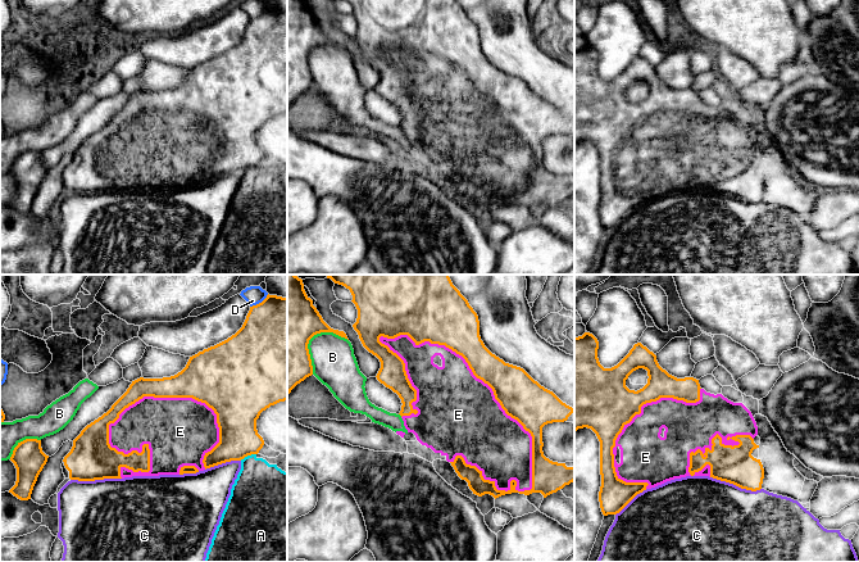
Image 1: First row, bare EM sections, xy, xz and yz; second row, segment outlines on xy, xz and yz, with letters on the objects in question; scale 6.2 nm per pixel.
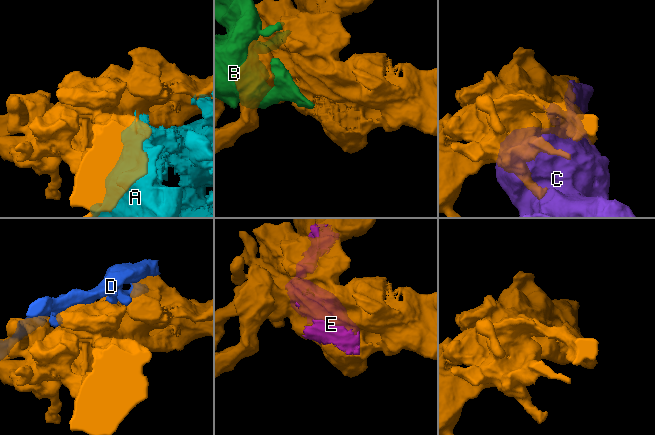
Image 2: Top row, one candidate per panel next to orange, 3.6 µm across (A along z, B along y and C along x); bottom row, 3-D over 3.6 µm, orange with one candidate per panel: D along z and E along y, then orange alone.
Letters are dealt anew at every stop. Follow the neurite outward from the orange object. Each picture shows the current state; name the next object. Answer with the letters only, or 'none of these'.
E

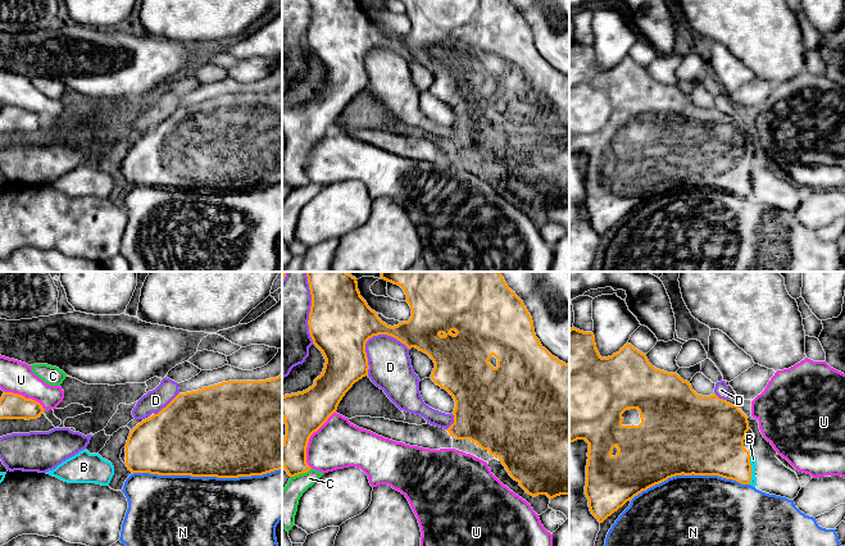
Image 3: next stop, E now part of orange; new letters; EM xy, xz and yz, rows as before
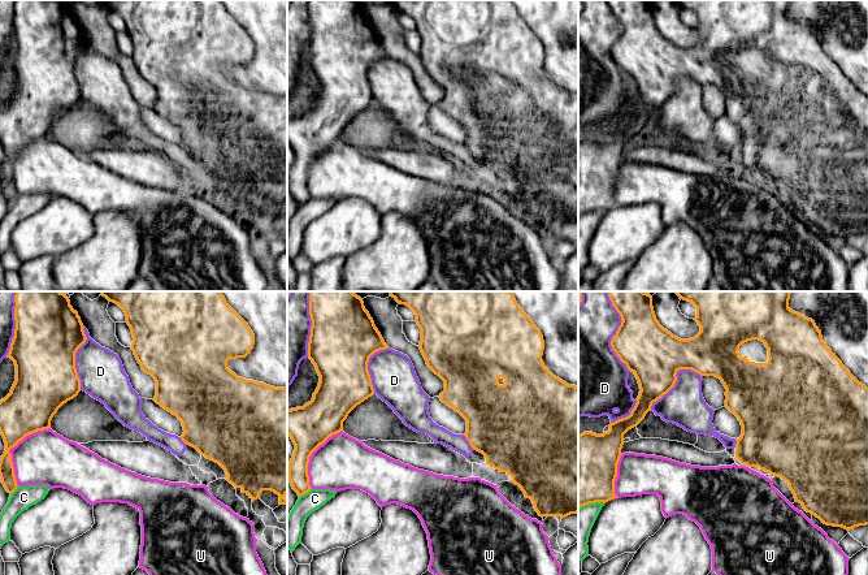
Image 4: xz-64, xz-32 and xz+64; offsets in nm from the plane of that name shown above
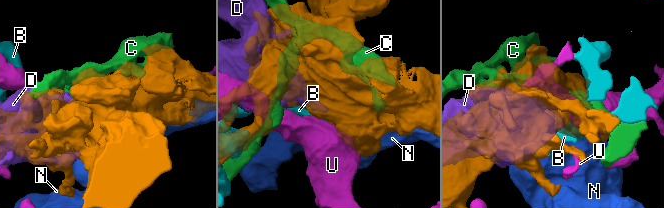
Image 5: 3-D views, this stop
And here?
none of these

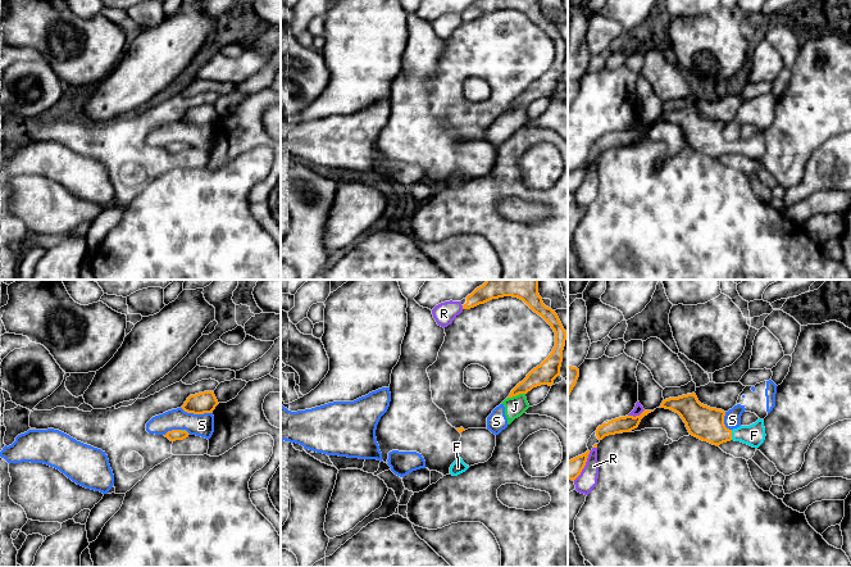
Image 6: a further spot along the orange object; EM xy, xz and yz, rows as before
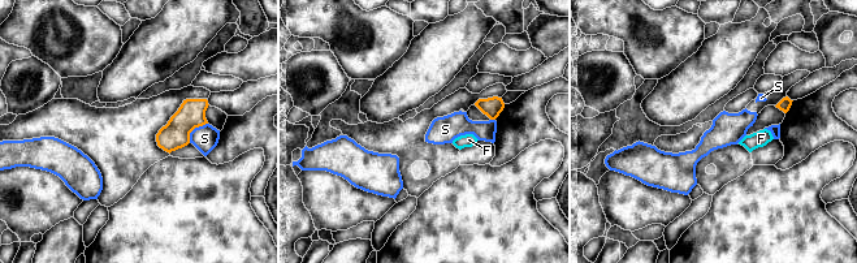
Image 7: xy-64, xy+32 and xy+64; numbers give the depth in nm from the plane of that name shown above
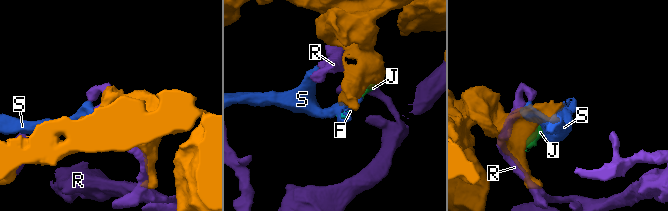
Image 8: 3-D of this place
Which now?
F

